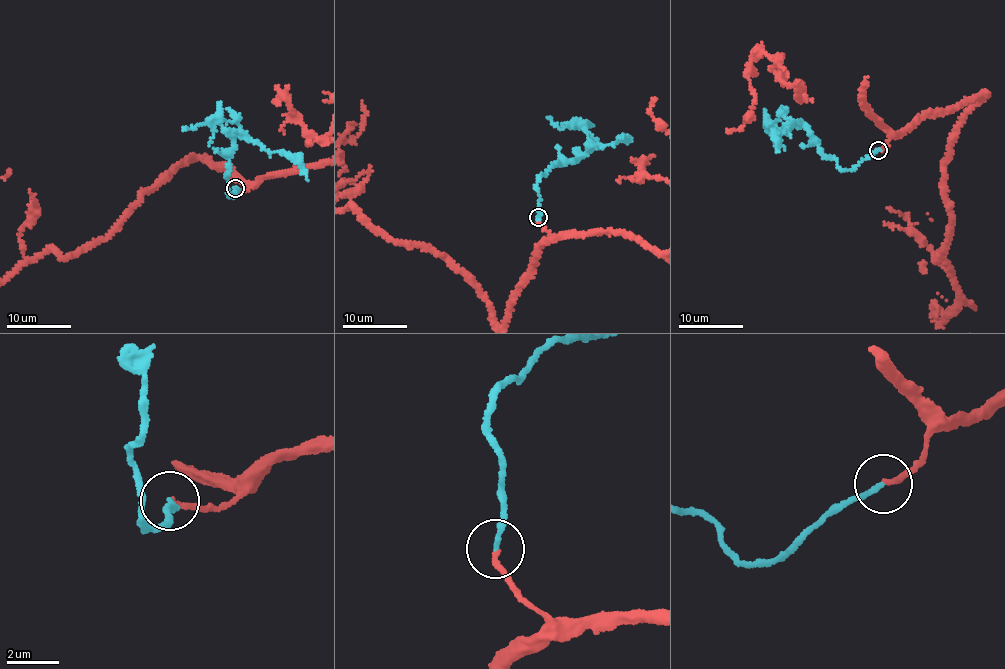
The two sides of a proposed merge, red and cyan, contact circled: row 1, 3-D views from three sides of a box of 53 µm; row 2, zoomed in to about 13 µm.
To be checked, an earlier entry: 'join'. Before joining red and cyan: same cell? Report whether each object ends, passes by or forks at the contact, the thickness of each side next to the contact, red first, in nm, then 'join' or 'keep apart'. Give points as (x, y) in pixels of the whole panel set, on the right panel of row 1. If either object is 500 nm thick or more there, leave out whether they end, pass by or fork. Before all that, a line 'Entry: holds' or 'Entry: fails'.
Entry: holds
red ends; cyan ends; calibres 220 and 220 nm; join

